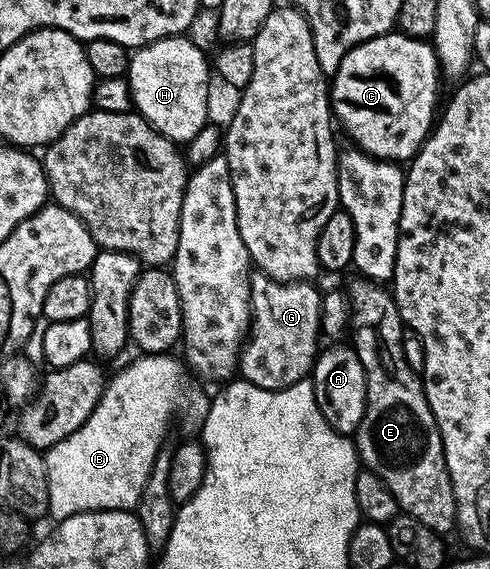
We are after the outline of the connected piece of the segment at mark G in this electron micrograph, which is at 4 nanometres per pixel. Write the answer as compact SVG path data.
M259 270L251 273L250 327L244 347L240 350L238 365L243 379L259 388L276 392L311 373L322 341L322 292L314 285L307 280L275 280Z

